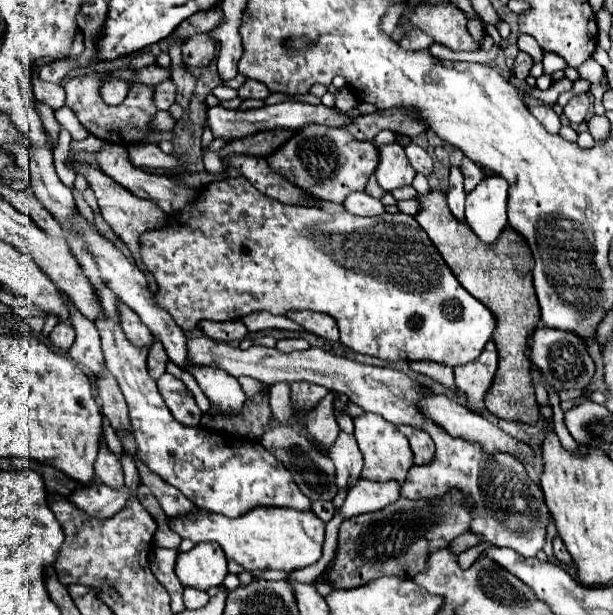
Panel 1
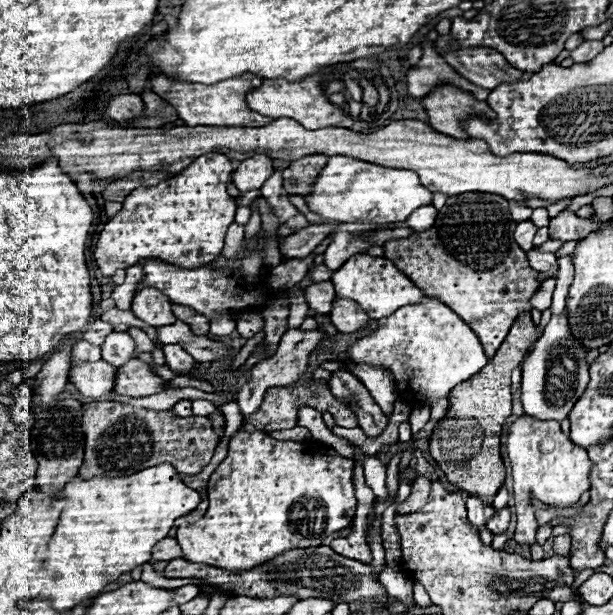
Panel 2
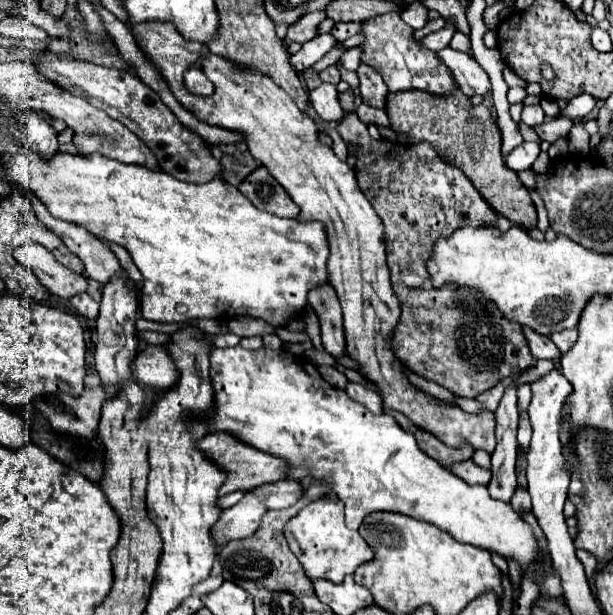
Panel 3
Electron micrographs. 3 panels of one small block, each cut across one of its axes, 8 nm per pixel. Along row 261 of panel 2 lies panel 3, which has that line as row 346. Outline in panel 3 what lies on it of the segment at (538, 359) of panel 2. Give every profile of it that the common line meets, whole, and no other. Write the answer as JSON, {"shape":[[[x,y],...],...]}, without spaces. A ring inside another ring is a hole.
{"shape":[[[578,328],[562,330],[562,332],[556,332],[556,334],[550,336],[550,340],[552,340],[552,342],[554,342],[562,352],[568,352],[568,350],[574,346],[576,338],[578,338]]]}

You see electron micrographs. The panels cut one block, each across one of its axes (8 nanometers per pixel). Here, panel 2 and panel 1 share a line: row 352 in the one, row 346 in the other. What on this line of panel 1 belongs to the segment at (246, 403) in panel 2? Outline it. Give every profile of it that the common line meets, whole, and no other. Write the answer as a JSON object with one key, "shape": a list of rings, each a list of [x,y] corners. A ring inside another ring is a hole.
{"shape":[[[290,338],[290,340],[278,340],[276,350],[280,352],[296,352],[296,350],[306,350],[310,344],[304,338]]]}

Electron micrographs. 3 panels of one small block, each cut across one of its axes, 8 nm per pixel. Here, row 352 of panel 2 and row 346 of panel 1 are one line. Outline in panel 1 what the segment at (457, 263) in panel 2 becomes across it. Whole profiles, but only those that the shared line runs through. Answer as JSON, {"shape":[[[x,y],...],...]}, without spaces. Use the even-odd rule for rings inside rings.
{"shape":[[[490,340],[484,352],[474,362],[454,368],[456,386],[460,392],[468,396],[468,402],[472,404],[472,408],[478,408],[478,410],[484,408],[484,394],[492,384],[496,366],[498,366],[498,352],[494,342]]]}

